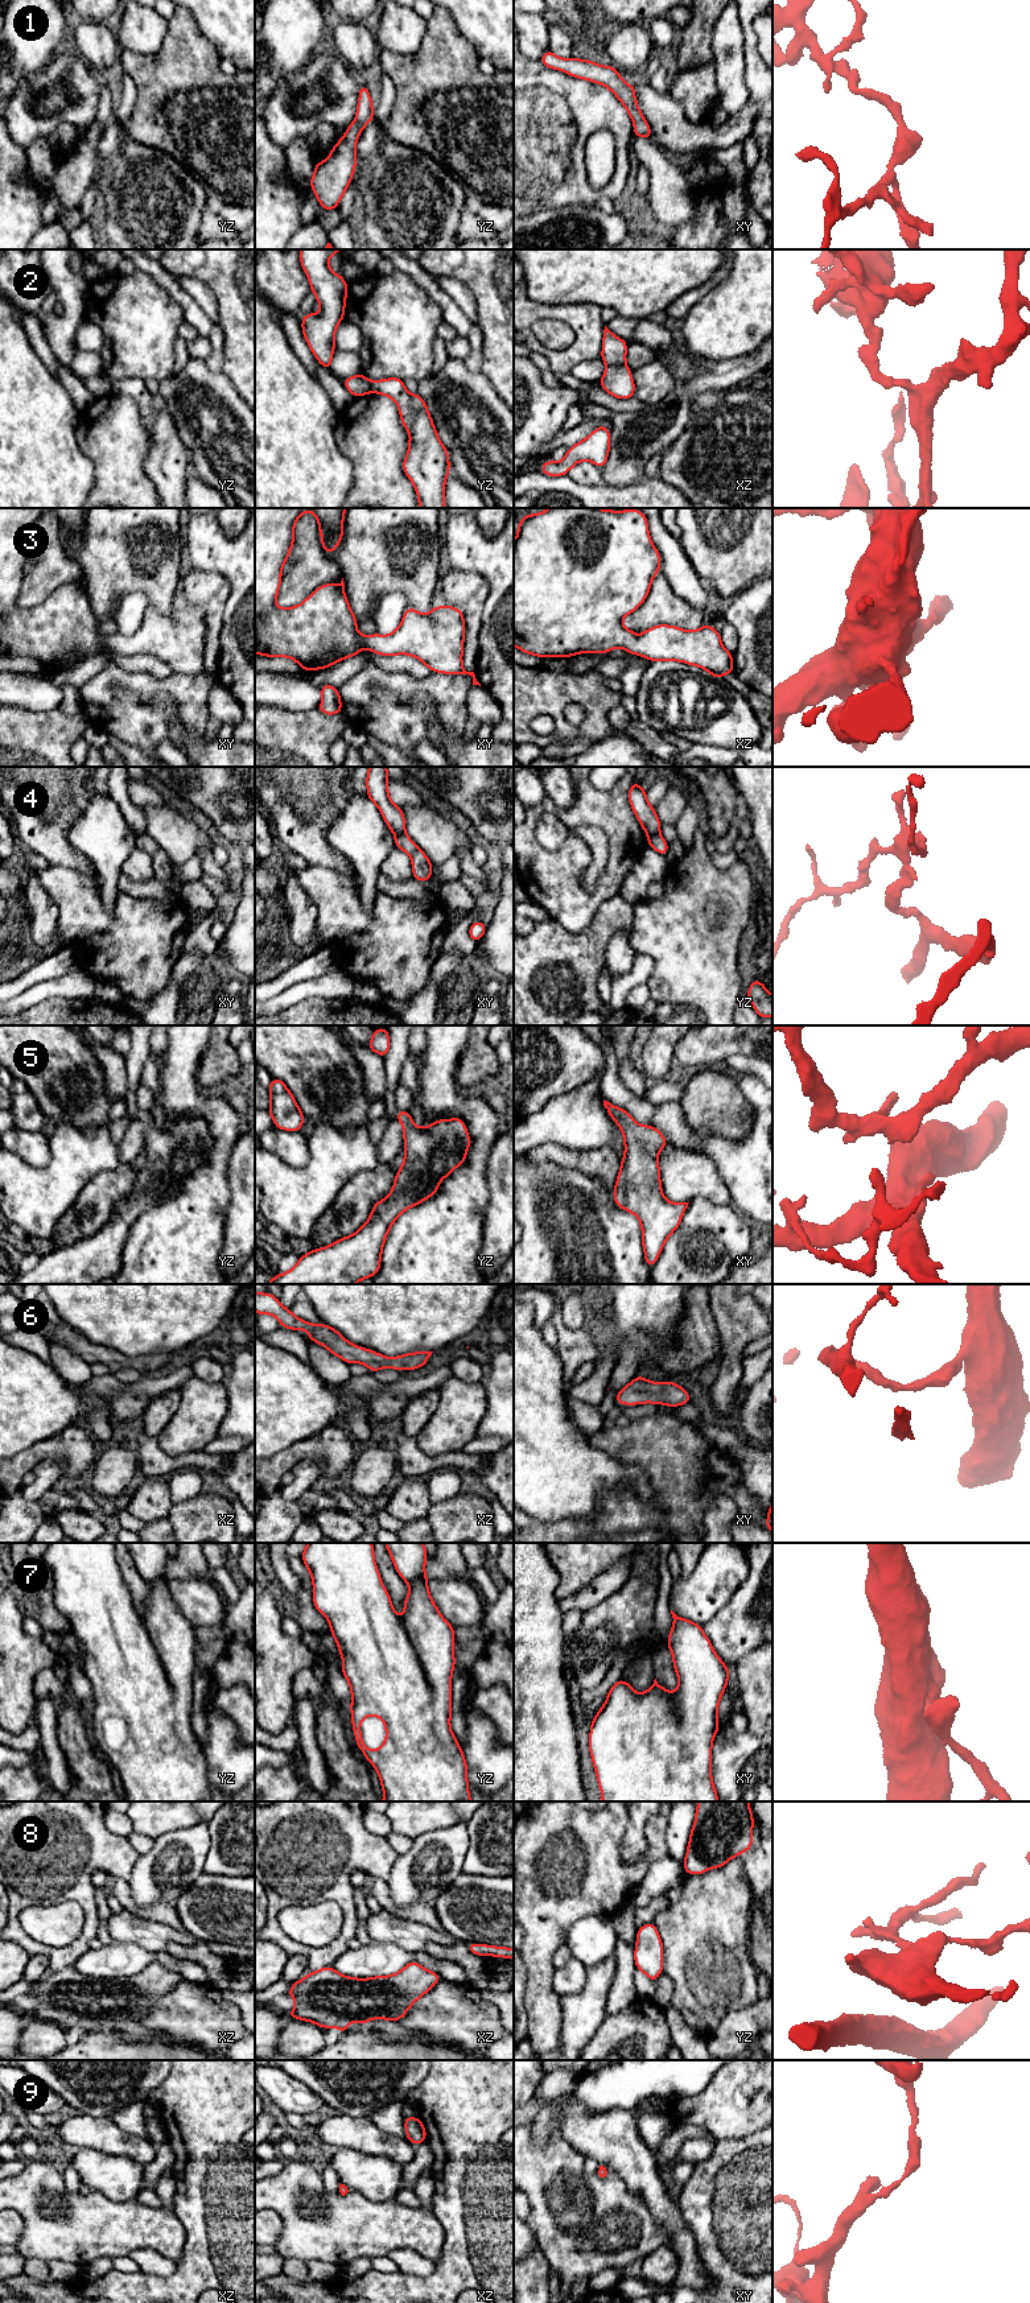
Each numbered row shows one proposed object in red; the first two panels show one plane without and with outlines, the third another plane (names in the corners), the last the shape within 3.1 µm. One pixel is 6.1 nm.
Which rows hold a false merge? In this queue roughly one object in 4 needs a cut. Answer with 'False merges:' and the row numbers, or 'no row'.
False merges: 2, 4

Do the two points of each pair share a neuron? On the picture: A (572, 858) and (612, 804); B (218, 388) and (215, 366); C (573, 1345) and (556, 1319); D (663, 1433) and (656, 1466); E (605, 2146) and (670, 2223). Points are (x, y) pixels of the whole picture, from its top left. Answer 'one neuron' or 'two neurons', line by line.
A: one neuron
B: two neurons
C: one neuron
D: one neuron
E: one neuron

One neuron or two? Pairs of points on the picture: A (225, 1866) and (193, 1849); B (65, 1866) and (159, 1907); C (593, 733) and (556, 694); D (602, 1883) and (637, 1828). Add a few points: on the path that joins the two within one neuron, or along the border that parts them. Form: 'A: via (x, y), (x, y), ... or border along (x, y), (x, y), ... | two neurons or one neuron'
A: border along (207, 1825), (210, 1849), (202, 1865) | two neurons
B: border along (115, 1877), (124, 1878), (128, 1882) | two neurons
C: via (593, 718), (593, 710), (577, 694), (571, 694) | one neuron
D: border along (626, 1825), (619, 1858), (625, 1864), (634, 1866) | two neurons

